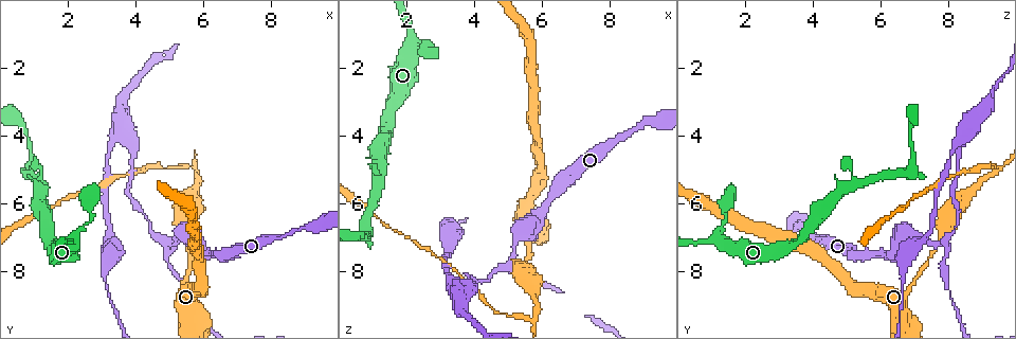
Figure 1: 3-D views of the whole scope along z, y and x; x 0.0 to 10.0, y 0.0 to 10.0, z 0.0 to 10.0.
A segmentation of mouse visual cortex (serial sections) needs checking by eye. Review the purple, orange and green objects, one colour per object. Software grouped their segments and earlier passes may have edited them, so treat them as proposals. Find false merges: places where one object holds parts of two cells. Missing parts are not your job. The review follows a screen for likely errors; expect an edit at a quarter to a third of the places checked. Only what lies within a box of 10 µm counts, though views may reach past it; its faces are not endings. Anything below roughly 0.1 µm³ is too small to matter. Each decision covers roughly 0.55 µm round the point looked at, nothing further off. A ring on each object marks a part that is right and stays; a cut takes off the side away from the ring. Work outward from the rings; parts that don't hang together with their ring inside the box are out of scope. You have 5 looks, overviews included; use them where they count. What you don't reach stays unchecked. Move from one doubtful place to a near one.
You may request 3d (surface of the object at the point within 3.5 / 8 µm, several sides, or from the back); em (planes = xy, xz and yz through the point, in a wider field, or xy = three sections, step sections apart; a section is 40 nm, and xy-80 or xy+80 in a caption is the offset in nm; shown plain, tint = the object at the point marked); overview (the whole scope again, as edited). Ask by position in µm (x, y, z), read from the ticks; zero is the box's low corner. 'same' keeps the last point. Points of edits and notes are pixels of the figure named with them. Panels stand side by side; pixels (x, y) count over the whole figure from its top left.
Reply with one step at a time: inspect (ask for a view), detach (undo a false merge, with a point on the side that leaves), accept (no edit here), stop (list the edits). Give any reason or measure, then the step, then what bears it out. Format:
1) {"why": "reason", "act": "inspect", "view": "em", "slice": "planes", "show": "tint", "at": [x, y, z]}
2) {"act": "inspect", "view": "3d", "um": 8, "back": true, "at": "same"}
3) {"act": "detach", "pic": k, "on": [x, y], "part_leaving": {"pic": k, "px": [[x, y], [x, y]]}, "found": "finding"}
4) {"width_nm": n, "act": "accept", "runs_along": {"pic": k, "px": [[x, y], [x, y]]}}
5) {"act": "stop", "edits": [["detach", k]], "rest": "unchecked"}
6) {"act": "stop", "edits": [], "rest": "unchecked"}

{"why": "three-way junction", "act": "inspect", "view": "3d", "um": 8, "at": [5.85, 5.20, 9.30]}

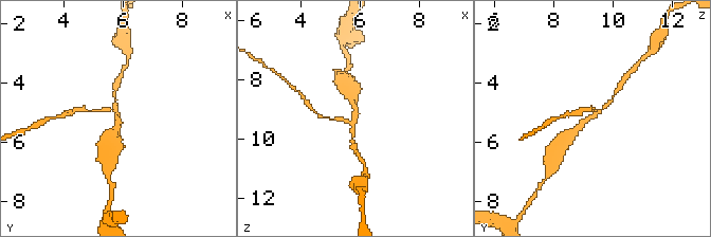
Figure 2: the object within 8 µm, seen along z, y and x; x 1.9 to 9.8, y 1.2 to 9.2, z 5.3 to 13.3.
{"why": "shape alone is not enough", "act": "inspect", "view": "em", "slice": "xy", "step": 3, "show": "tint", "at": "same"}

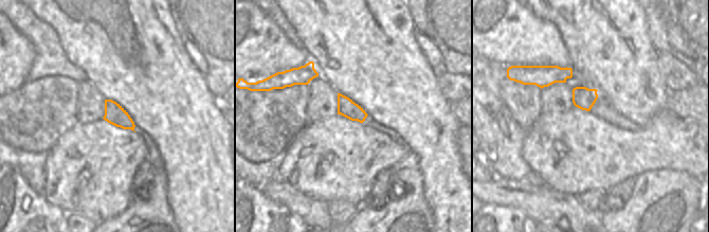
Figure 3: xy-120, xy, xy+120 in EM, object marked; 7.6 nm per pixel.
{"act": "detach", "pic": 2, "on": [335, 119], "part_leaving": {"pic": 2, "px": [[350, 124], [318, 115], [310, 107]]}, "found": "two cells meet here"}

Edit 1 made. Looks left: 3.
{"why": "arms part here", "act": "inspect", "view": "em", "slice": "xy", "step": 3, "show": "tint", "at": [4.95, 7.20, 7.85]}

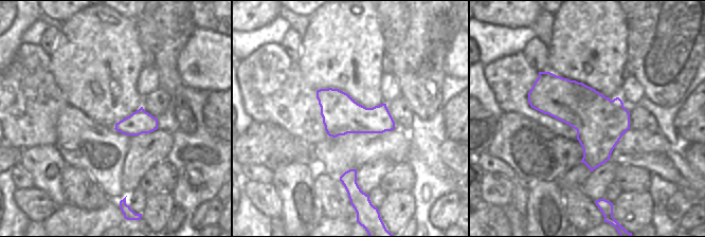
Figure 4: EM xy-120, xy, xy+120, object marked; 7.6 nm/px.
{"why": "see where the arms go", "act": "inspect", "view": "3d", "um": 3.5, "back": true, "at": "same"}

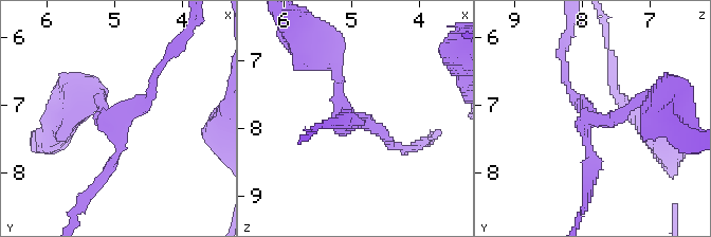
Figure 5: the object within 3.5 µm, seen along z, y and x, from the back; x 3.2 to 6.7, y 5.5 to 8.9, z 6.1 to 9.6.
{"arm_widths_nm": [150, 200, 200], "act": "accept", "runs_along": {"pic": 5, "px": [[334, 65], [341, 116], [380, 129], [389, 146]]}, "found": "one cell here"}

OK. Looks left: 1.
{"act": "stop", "edits": [["detach", 2]], "rest": "unchecked"}

